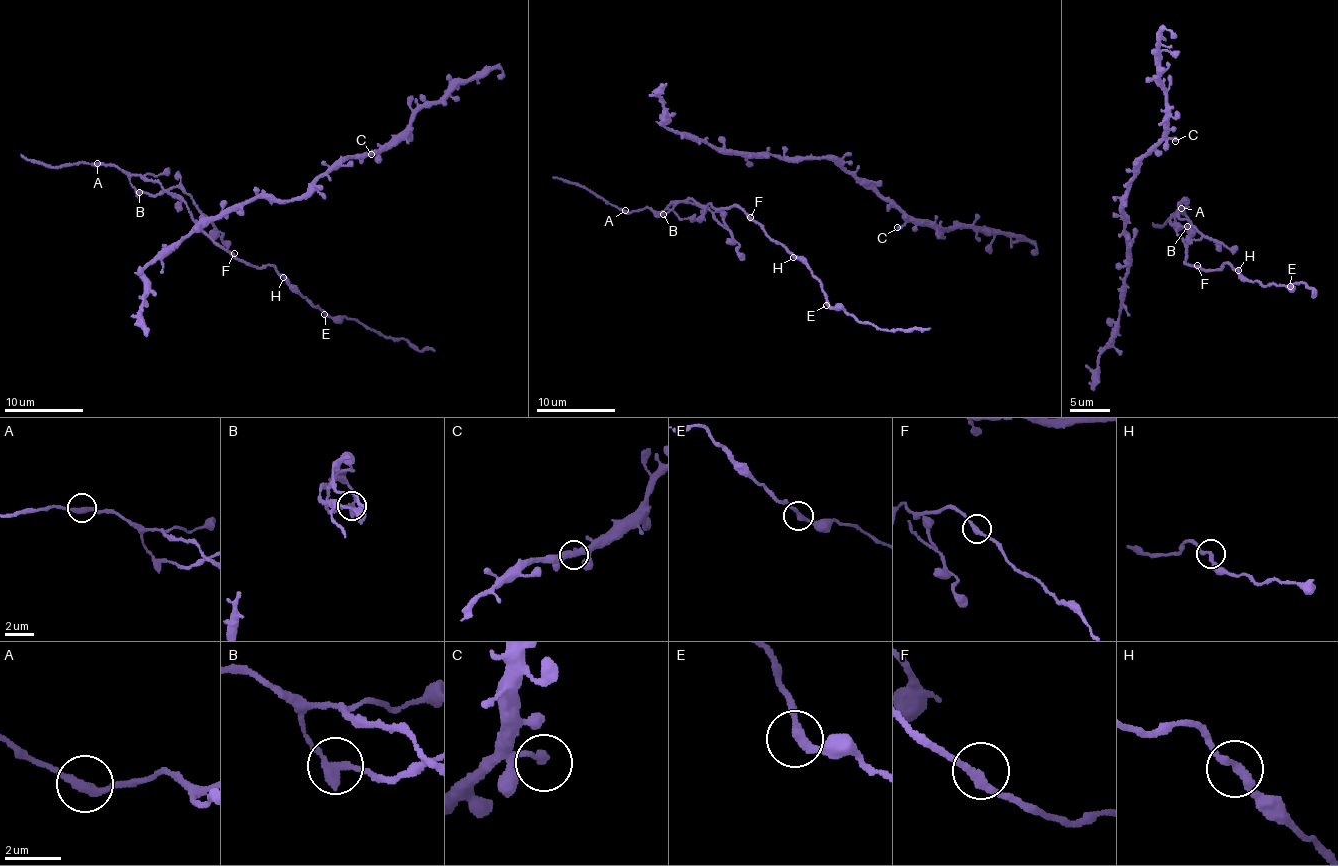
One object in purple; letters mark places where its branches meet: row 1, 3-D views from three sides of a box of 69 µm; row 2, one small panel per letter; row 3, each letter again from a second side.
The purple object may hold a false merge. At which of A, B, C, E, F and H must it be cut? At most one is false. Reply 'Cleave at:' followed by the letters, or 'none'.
Cleave at: B

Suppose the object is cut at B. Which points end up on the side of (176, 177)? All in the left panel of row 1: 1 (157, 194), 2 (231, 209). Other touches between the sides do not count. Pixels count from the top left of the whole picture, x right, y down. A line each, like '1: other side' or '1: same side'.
1: same side
2: other side

